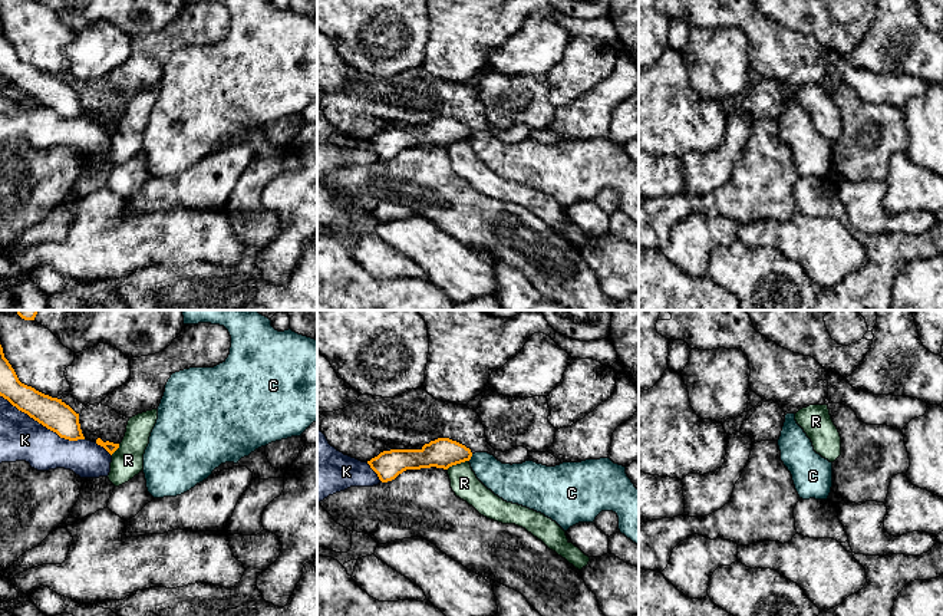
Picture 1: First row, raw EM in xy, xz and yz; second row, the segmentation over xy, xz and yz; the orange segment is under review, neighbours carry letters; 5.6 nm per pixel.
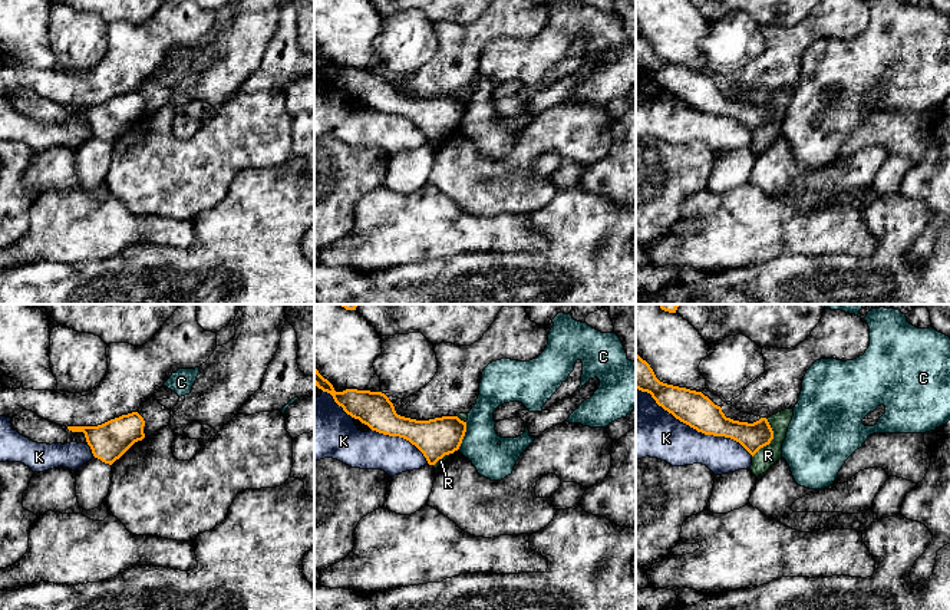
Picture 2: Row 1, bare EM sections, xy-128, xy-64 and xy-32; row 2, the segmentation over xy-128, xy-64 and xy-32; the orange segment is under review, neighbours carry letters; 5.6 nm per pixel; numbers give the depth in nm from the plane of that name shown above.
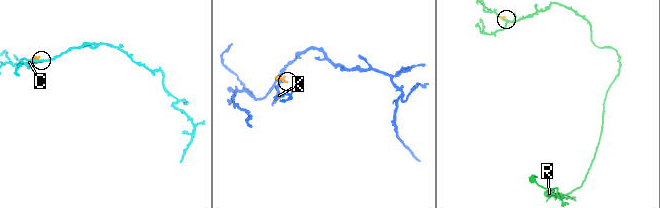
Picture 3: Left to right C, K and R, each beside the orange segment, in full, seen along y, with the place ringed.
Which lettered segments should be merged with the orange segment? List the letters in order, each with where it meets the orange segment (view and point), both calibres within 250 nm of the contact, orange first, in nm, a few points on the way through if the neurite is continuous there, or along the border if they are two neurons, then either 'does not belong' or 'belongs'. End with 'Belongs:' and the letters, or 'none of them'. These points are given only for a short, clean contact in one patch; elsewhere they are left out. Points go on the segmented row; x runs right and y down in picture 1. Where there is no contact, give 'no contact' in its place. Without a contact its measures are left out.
C: meets orange in xz at (471, 455); 170 nm thick on the orange side, 200 nm on the other; does not belong
K: meets orange in xy at (42, 424); 170 nm thick on the orange side, 260 nm on the other; does not belong
R: meets orange in xz at (457, 463); 170 nm thick on the orange side, 160 nm on the other; does not belong
Belongs: none of them

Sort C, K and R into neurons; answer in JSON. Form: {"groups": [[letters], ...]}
{"groups": [["C"], ["K"], ["R"]]}

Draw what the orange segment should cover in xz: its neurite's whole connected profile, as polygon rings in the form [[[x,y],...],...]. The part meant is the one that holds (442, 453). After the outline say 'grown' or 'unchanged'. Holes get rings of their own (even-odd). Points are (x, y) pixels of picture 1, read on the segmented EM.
[[[438,438],[421,449],[390,449],[367,461],[382,482],[395,480],[406,470],[444,468],[469,461],[472,452],[449,438]]] | unchanged

